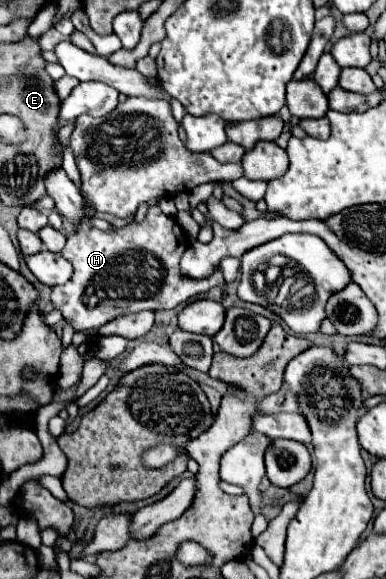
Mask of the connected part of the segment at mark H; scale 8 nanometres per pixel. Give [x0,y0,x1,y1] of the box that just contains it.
[51,206,225,332]

